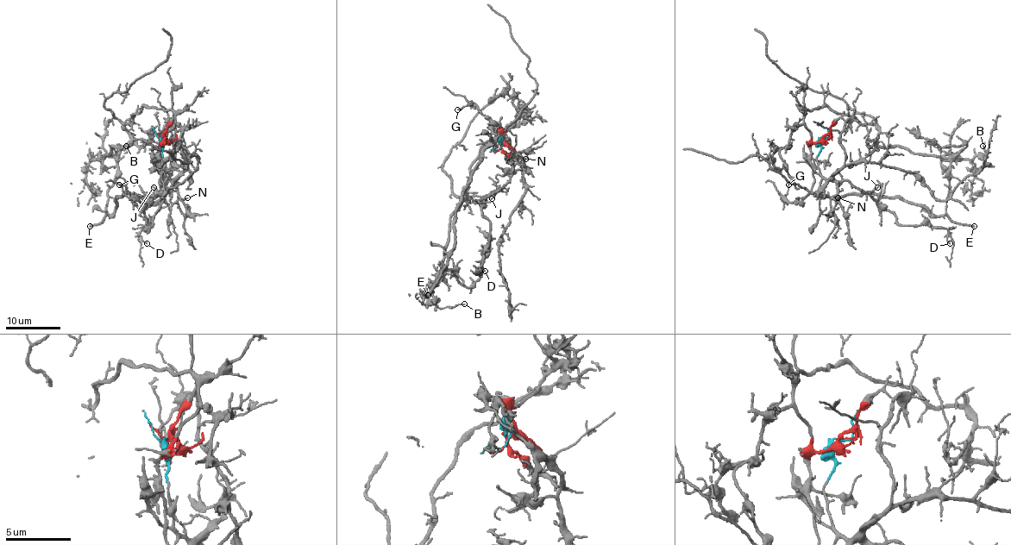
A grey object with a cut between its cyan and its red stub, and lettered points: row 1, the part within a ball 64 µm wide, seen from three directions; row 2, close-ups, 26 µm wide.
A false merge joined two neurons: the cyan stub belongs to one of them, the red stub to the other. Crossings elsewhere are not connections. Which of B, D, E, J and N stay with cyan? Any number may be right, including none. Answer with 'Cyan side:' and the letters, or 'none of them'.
Cyan side: D, E, J, N

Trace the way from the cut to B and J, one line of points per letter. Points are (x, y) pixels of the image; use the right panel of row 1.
B: (825, 137), (813, 141), (806, 110), (827, 106), (872, 124), (879, 146), (963, 159), (987, 157), (982, 146)
J: (825, 137), (820, 141), (816, 162), (823, 177), (835, 181), (848, 179), (868, 193), (877, 186)

